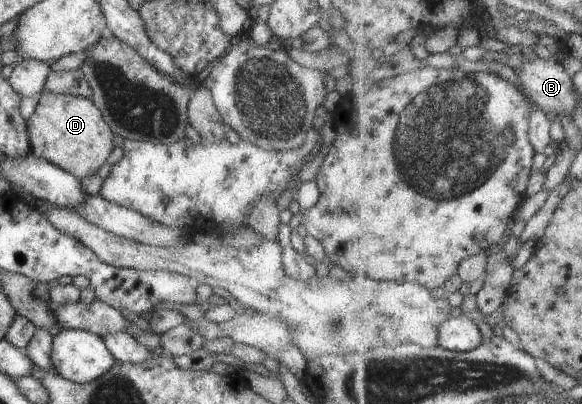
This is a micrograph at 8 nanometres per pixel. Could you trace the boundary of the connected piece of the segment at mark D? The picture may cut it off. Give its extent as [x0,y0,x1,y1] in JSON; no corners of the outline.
[26,92,113,180]

